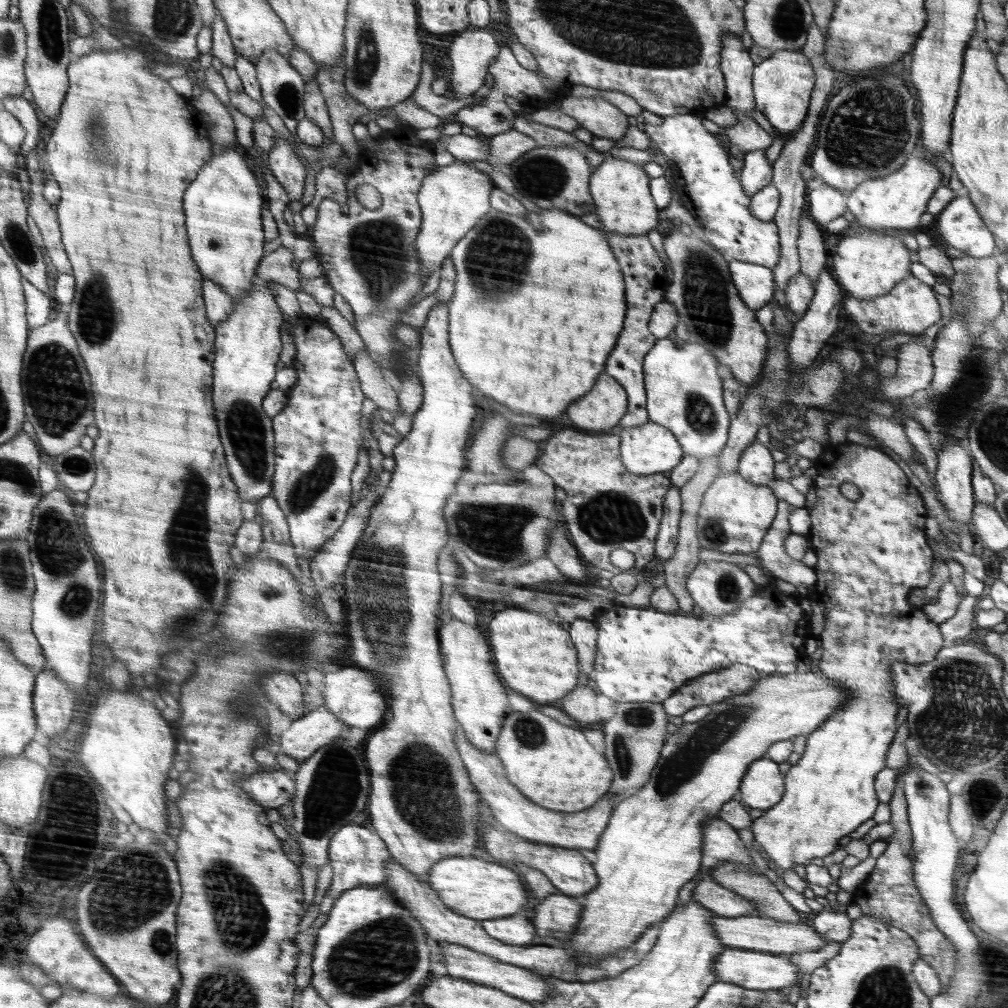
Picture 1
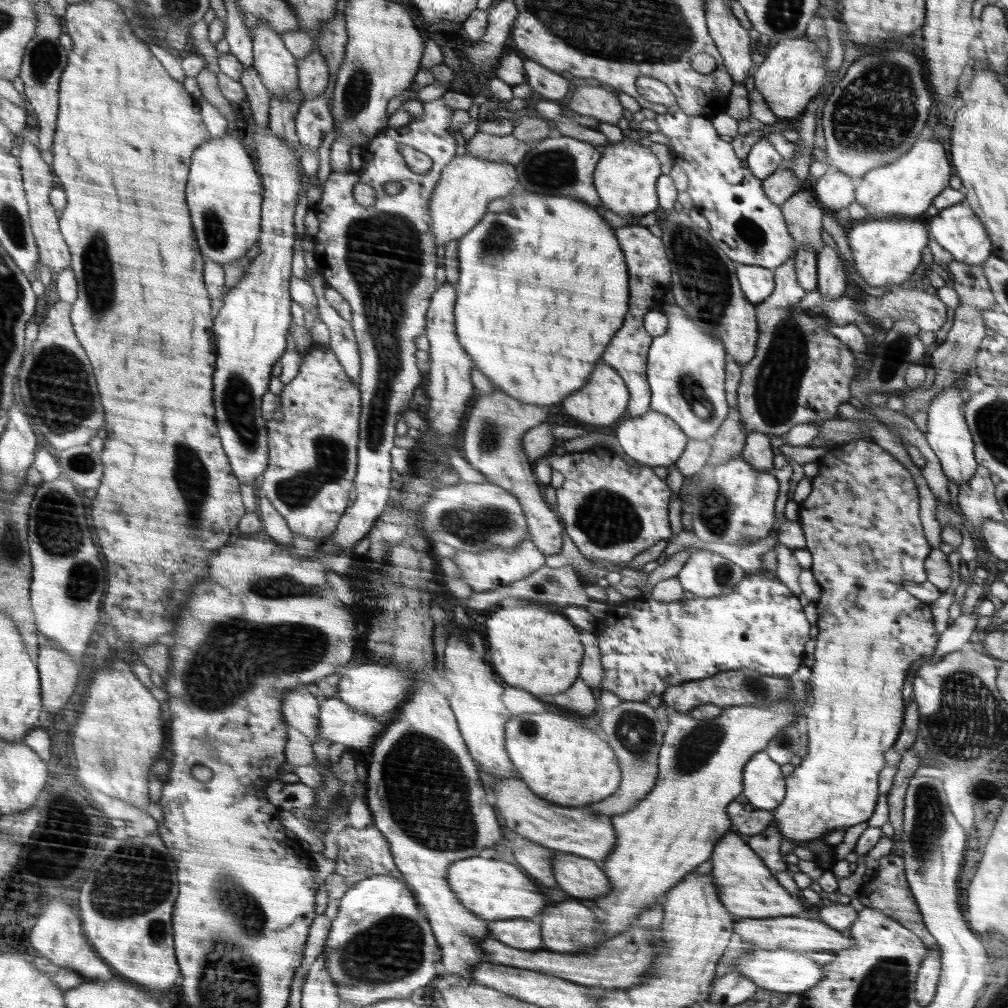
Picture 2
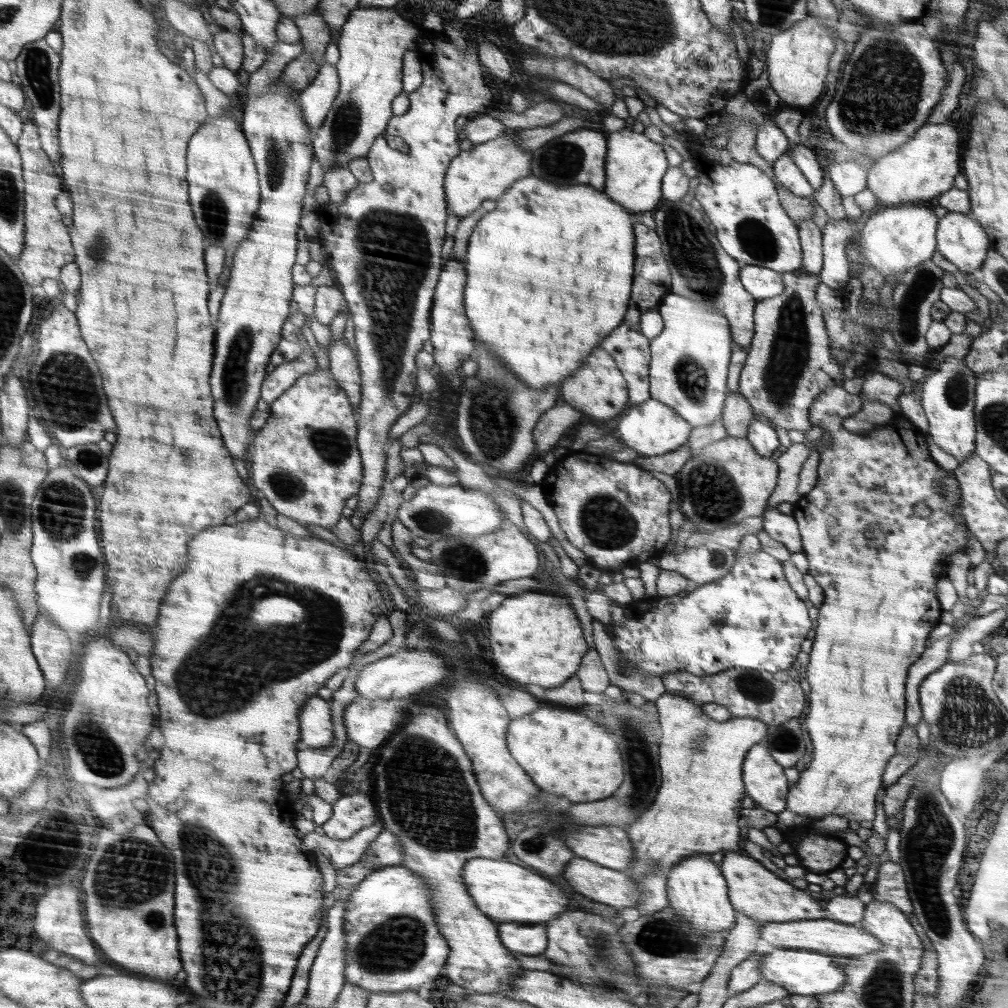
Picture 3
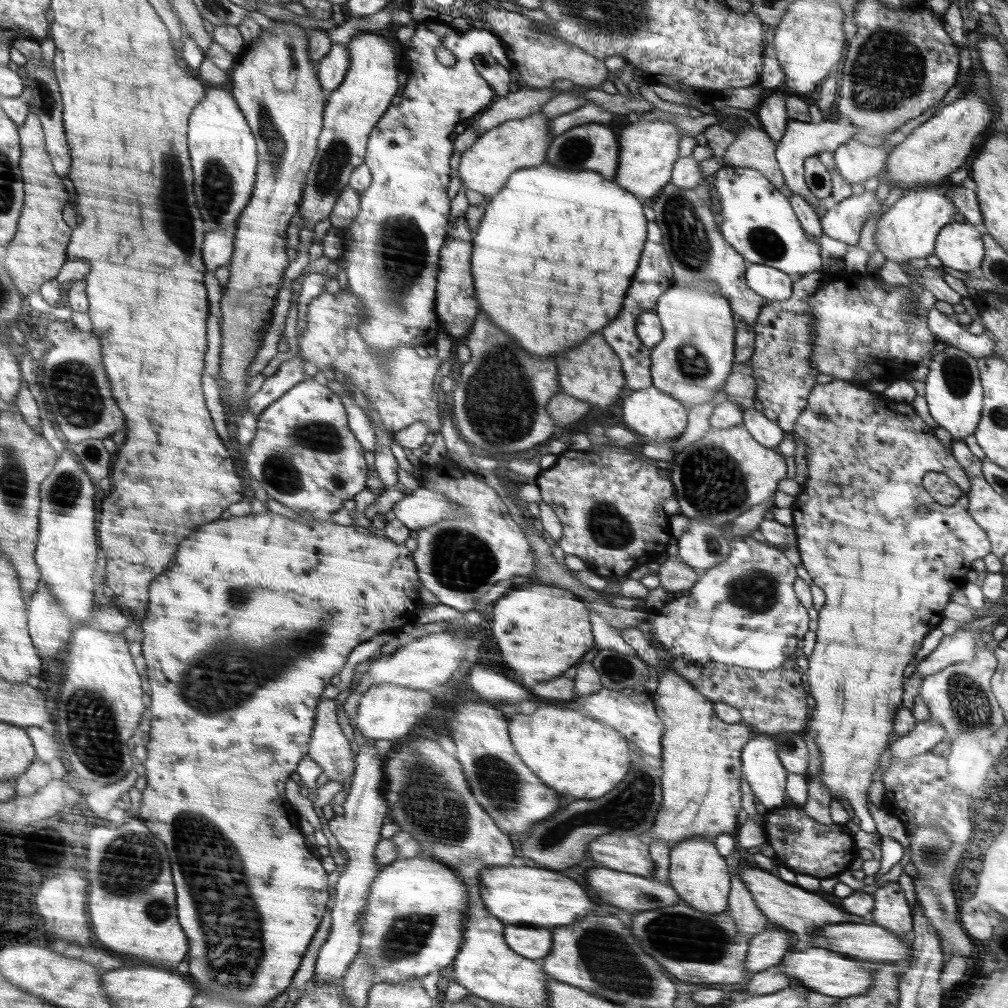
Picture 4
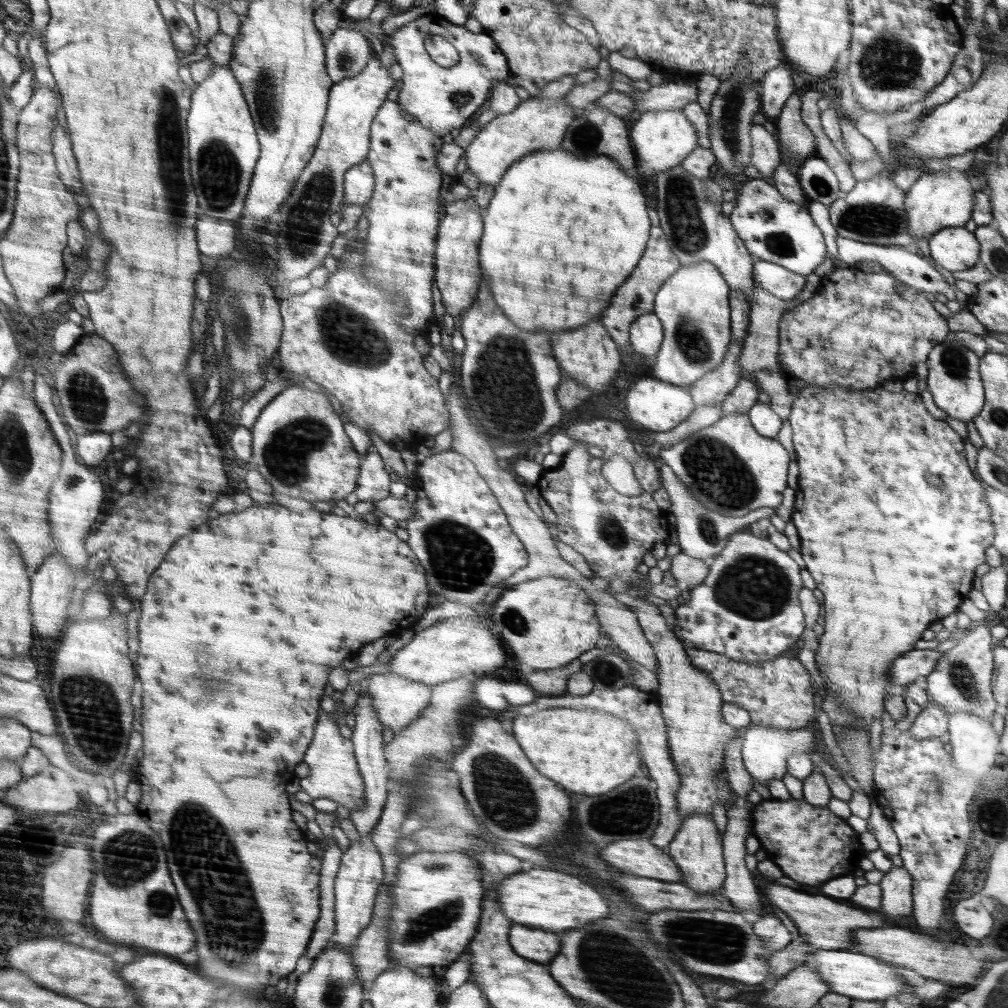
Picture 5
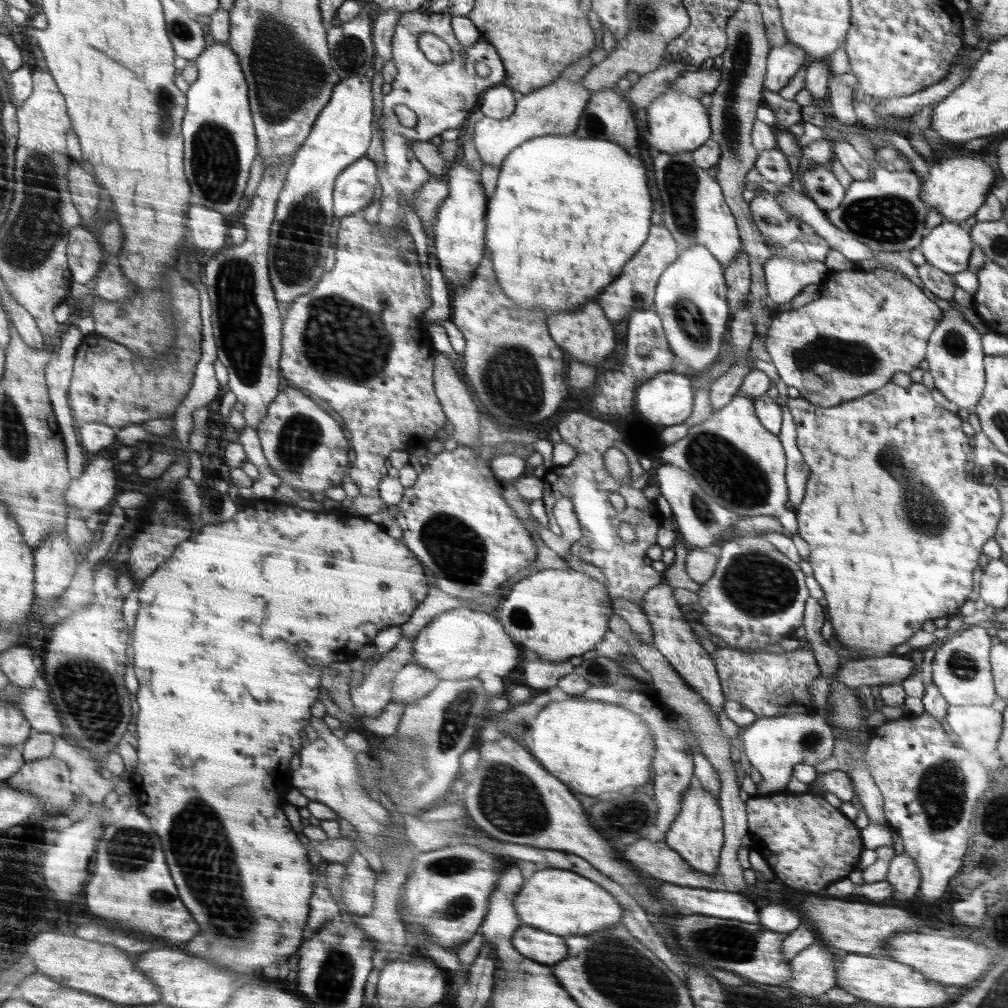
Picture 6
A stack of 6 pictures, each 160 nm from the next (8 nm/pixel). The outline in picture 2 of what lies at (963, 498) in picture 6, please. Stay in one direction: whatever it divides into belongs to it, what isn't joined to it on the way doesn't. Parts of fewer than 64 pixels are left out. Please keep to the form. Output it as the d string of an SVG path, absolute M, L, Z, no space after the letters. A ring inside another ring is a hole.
M854 440L843 444L842 448L828 452L822 460L817 461L818 473L811 478L811 493L806 500L799 502L798 520L805 534L805 548L811 552L813 565L811 570L818 581L824 594L816 603L818 612L818 638L816 640L816 662L811 667L811 678L808 680L812 687L814 705L803 708L803 714L807 718L807 754L804 760L786 777L786 798L773 811L774 818L771 824L779 828L784 840L790 840L797 845L805 844L805 841L824 840L825 835L836 828L845 828L866 822L875 812L879 797L879 772L885 767L884 752L894 747L899 738L898 732L902 726L904 716L904 700L902 700L902 686L906 680L906 672L916 660L926 658L931 660L935 649L939 645L938 633L934 631L934 622L930 614L930 604L920 601L904 590L904 582L926 583L926 558L930 554L930 544L924 538L920 518L918 518L918 488L912 480L912 474L894 460L892 454L884 452L874 441Z

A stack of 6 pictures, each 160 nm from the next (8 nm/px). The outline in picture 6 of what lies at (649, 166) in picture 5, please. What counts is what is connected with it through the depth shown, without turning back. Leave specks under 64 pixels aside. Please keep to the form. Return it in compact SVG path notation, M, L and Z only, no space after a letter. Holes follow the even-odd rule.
M668 90L650 103L646 108L647 127L644 140L648 146L662 150L664 153L690 152L711 139L710 109L706 108L696 96L688 96L683 92Z

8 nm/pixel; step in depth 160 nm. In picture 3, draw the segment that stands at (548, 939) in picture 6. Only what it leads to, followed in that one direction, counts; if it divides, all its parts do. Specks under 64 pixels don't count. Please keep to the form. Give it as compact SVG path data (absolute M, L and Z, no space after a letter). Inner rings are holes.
M500 924L500 936L504 936L504 944L508 944L508 948L522 954L542 954L548 944L546 926Z

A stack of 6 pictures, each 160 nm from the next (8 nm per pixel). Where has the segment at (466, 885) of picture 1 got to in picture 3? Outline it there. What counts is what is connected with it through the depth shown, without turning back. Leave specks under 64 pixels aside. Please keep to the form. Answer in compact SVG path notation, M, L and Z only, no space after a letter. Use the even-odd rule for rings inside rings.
M472 859L472 864L468 864L468 888L472 888L480 912L488 912L492 920L500 922L550 922L566 912L570 902L568 894L546 878L506 860Z

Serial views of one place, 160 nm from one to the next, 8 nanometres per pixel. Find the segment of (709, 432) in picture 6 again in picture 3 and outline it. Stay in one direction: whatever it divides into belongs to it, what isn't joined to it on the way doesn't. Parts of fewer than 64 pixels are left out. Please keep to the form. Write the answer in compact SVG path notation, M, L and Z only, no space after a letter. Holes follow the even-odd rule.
M726 436L692 456L676 475L679 509L698 531L711 533L738 524L745 518L763 516L778 480L778 466L760 456L747 438Z

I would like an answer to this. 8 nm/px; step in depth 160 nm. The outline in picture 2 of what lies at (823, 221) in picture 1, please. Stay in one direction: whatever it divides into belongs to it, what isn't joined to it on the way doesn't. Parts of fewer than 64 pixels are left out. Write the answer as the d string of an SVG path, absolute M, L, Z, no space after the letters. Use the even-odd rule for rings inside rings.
M829 169L824 176L813 182L810 189L823 210L837 212L855 201L856 183L848 175Z

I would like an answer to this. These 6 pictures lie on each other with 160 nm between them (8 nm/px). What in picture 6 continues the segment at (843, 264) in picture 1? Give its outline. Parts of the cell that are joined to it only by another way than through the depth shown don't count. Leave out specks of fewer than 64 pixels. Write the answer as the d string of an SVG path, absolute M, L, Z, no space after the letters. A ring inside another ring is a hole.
M956 156L955 158L942 159L931 167L931 174L922 179L920 197L929 209L934 208L942 214L943 220L963 224L967 218L974 215L987 202L994 172L988 164L974 156Z

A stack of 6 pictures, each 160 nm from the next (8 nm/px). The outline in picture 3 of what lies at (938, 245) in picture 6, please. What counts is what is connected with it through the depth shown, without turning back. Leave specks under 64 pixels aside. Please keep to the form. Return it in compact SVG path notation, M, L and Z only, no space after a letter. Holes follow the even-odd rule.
M949 211L940 219L939 230L939 251L944 258L958 267L964 274L974 273L986 262L987 252L993 247L986 229L975 218L968 214Z

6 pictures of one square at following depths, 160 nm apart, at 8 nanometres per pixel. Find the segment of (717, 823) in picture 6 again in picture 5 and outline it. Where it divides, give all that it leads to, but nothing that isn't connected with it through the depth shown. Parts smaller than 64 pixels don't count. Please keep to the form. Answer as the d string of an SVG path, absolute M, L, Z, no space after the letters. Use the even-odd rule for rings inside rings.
M703 814L689 816L684 821L684 826L674 835L668 845L668 852L678 863L684 873L684 880L688 888L696 892L721 891L726 874L724 874L724 858L722 858L722 836L712 820Z

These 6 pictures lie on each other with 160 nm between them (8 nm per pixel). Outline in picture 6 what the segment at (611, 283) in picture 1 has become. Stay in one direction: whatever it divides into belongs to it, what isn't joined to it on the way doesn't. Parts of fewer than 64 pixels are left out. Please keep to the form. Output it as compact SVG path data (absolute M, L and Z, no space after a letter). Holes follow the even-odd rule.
M573 133L569 136L547 135L528 140L511 153L500 165L499 178L496 188L490 196L490 210L487 224L487 249L496 272L500 272L500 280L504 280L504 288L508 288L508 296L516 300L516 304L524 304L524 308L540 308L548 314L556 312L570 312L592 302L624 268L624 264L638 252L638 248L646 242L650 230L650 216L652 216L652 198L648 192L648 178L642 160L632 158L626 150L616 146L615 141L600 140L594 136L582 140Z

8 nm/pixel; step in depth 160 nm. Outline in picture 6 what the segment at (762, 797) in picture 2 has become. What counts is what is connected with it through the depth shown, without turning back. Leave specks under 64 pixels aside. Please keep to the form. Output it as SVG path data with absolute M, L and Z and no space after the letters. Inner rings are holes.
M818 712L757 718L746 727L740 738L744 742L744 754L763 778L761 783L756 784L761 796L784 792L796 764L810 764L816 768L820 763L832 760L832 748L835 748L836 742L832 728Z

